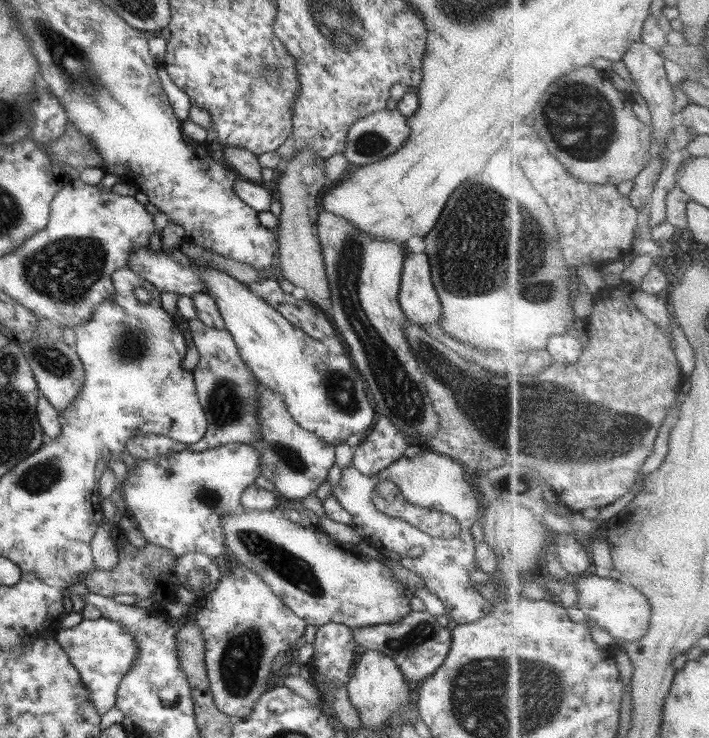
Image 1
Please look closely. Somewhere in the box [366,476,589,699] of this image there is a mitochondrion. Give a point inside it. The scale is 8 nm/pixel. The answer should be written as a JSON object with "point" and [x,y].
{"point":[419,636]}

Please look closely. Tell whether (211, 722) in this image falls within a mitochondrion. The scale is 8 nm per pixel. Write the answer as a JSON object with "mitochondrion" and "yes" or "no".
{"mitochondrion":"no"}

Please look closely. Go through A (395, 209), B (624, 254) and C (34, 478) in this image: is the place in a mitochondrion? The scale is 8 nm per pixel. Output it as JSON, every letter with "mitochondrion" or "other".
{"A":"other","B":"other","C":"mitochondrion"}

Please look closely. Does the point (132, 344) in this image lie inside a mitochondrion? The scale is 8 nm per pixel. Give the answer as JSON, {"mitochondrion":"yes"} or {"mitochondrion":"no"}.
{"mitochondrion":"yes"}

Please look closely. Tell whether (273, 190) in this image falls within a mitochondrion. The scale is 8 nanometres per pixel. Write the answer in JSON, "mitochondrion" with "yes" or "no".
{"mitochondrion":"no"}

